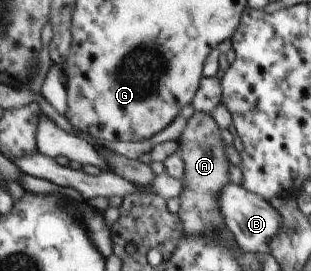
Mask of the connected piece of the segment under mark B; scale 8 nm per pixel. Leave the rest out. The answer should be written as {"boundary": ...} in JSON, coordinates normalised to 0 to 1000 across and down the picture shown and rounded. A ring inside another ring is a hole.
{"boundary":[[[736,672],[711,705],[704,760],[727,815],[727,841],[749,863],[775,923],[804,934],[839,930],[839,937],[871,930],[868,893],[897,863],[907,797],[868,742],[775,683]]]}

